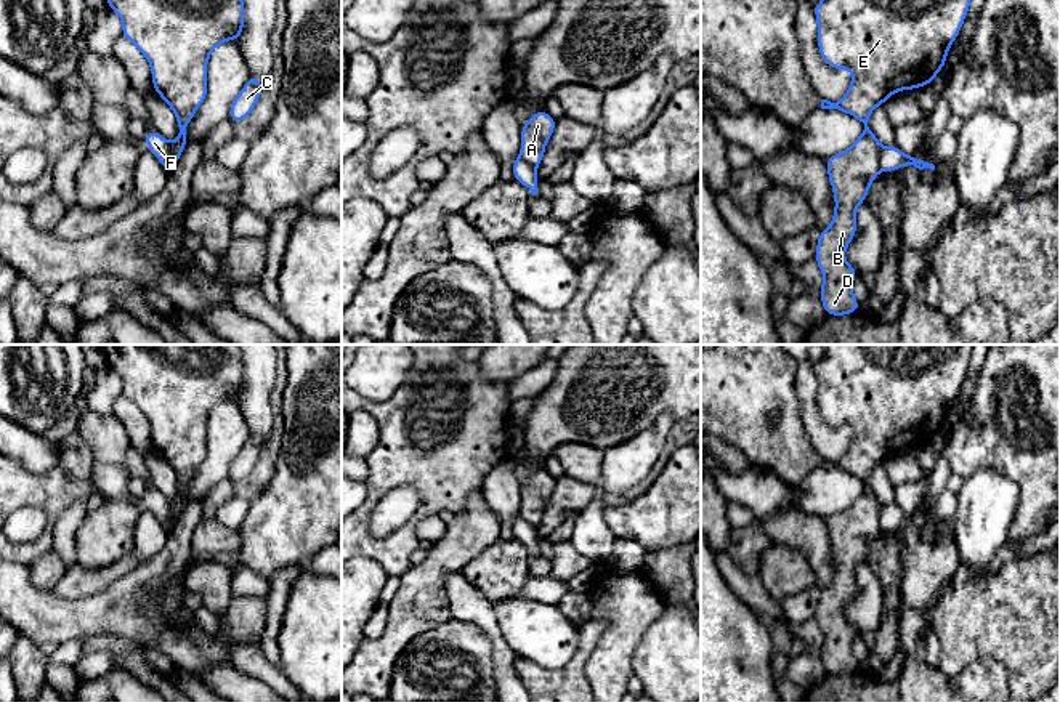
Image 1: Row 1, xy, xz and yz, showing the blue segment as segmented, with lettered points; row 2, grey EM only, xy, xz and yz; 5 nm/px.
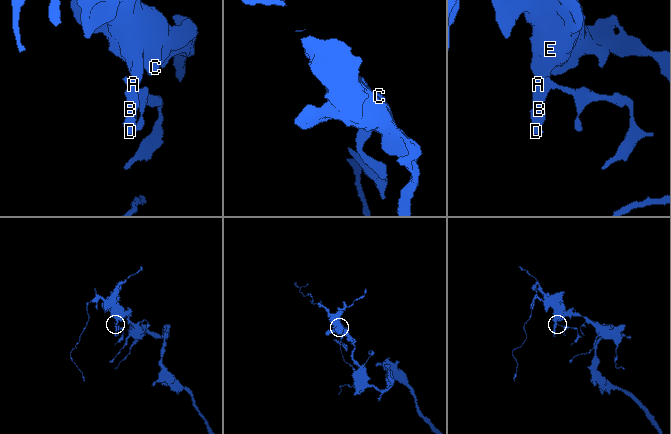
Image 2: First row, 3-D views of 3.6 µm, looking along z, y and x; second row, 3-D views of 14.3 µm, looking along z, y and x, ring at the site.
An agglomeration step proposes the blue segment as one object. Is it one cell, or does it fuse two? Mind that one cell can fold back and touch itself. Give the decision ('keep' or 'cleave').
cleave

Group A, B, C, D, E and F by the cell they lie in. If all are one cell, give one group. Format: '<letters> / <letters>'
A B C D E / F

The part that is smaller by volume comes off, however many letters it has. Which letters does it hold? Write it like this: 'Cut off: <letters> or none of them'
Cut off: F

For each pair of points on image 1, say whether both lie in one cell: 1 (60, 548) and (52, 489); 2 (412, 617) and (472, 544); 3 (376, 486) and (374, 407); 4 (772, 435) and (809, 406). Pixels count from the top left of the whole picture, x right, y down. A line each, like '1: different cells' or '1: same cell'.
1: different cells
2: same cell
3: same cell
4: different cells

